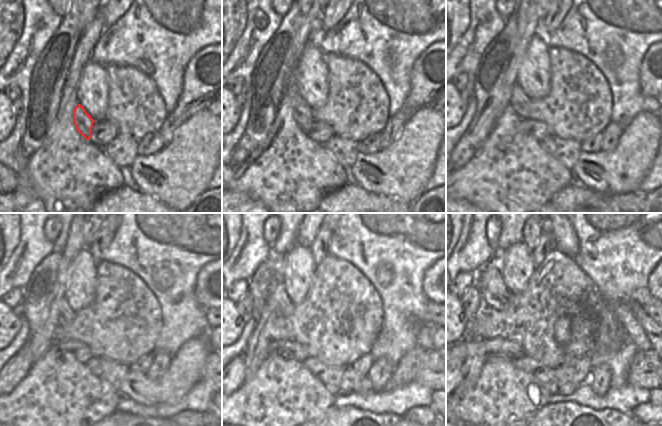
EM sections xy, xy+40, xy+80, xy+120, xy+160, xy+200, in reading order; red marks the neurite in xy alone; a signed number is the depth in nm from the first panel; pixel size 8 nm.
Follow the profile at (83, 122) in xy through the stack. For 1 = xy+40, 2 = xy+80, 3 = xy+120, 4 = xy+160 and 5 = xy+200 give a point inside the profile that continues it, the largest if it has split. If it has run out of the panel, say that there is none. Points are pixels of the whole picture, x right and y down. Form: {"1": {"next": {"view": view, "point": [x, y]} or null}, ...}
{"1": {"next": {"view": "xy+40", "point": [301, 111]}}, "2": {"next": {"view": "xy+80", "point": [518, 101]}}, "3": {"next": {"view": "xy+120", "point": [59, 306]}}, "4": {"next": {"view": "xy+160", "point": [280, 304]}}, "5": {"next": {"view": "xy+200", "point": [494, 293]}}}

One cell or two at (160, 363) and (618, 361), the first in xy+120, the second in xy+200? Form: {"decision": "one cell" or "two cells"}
{"decision": "two cells"}

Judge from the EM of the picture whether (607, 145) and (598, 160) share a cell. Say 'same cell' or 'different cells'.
different cells

